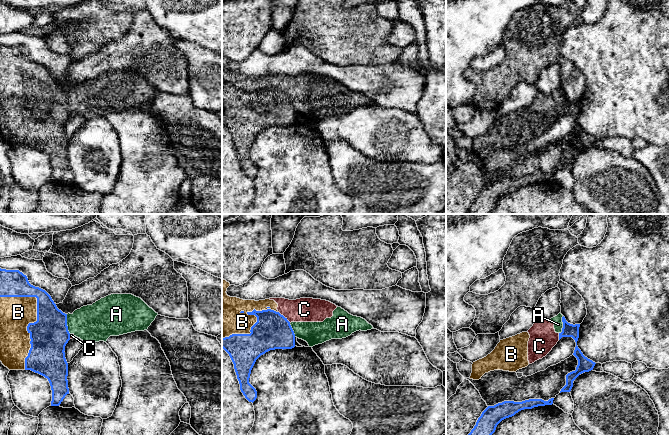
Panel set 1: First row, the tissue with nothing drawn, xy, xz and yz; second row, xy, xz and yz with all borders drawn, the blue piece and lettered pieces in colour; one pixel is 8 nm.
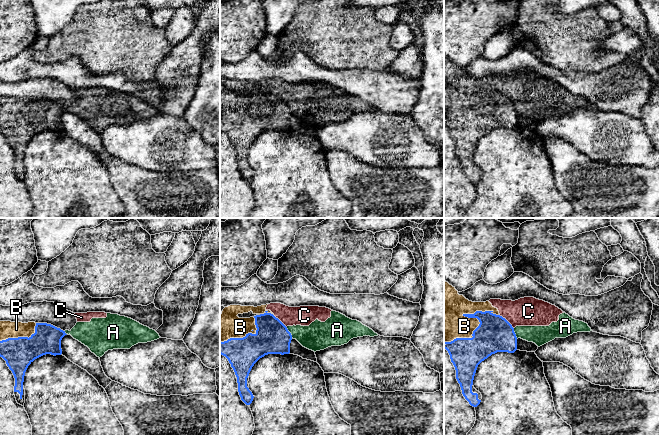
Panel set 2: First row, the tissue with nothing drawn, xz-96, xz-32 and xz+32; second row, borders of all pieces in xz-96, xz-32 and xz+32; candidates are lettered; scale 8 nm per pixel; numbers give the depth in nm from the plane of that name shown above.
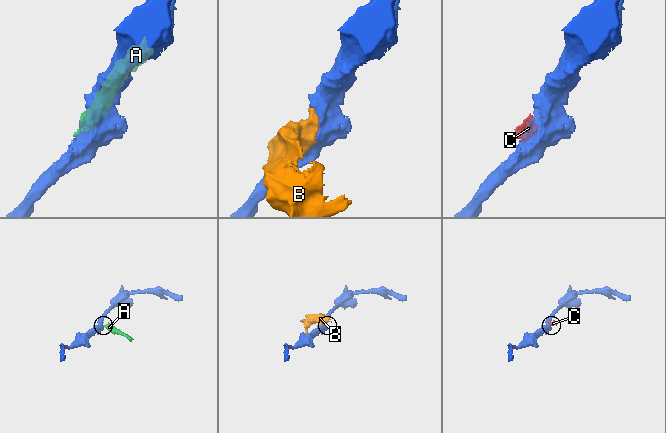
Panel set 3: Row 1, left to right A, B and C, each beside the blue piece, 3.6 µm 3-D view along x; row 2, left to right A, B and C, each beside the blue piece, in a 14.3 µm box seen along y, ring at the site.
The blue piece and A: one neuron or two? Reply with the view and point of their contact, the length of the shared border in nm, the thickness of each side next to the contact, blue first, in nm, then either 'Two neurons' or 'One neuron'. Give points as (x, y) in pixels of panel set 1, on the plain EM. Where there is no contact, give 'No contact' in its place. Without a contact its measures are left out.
Touches blue at xy (66, 100). Shared border 160 nm. Thickness 300 nm (blue) against 300 nm. Two neurons

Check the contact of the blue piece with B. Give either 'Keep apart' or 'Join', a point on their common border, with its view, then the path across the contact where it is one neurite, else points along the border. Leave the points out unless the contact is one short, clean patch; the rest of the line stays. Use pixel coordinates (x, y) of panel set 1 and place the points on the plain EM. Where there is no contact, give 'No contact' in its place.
Keep apart. Touches blue at xy (37, 94)

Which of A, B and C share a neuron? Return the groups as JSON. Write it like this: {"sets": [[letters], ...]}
{"sets": [["A", "B", "C"]]}

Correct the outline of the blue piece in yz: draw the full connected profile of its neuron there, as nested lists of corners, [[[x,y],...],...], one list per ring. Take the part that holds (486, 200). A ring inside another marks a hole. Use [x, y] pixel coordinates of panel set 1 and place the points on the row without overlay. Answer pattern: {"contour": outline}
{"contour": [[[554,174],[544,177],[542,175],[529,175],[522,178],[504,177],[494,182],[488,182],[478,194],[476,201],[466,214],[490,214],[495,208],[497,201],[504,195],[514,192],[521,186],[532,185],[538,182],[552,181]]]}

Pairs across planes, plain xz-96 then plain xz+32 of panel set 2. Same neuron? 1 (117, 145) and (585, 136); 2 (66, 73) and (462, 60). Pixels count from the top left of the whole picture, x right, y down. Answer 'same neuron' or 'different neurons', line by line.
1: same neuron
2: different neurons

